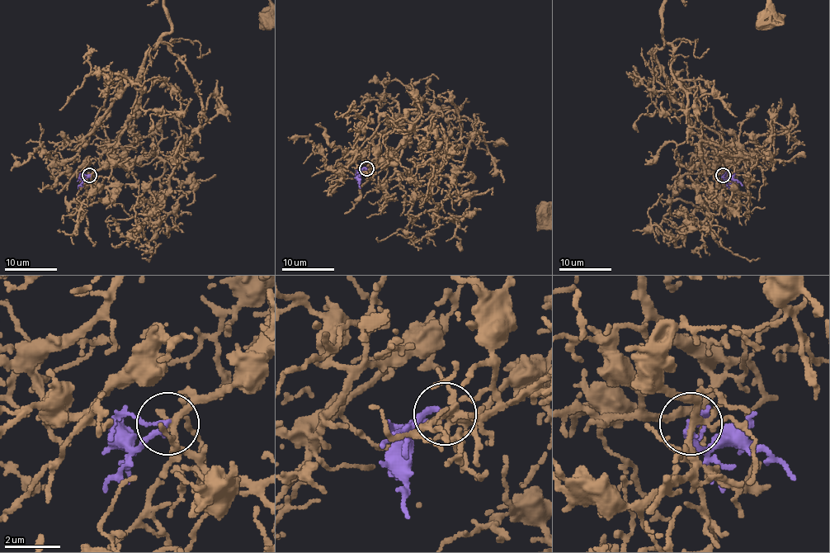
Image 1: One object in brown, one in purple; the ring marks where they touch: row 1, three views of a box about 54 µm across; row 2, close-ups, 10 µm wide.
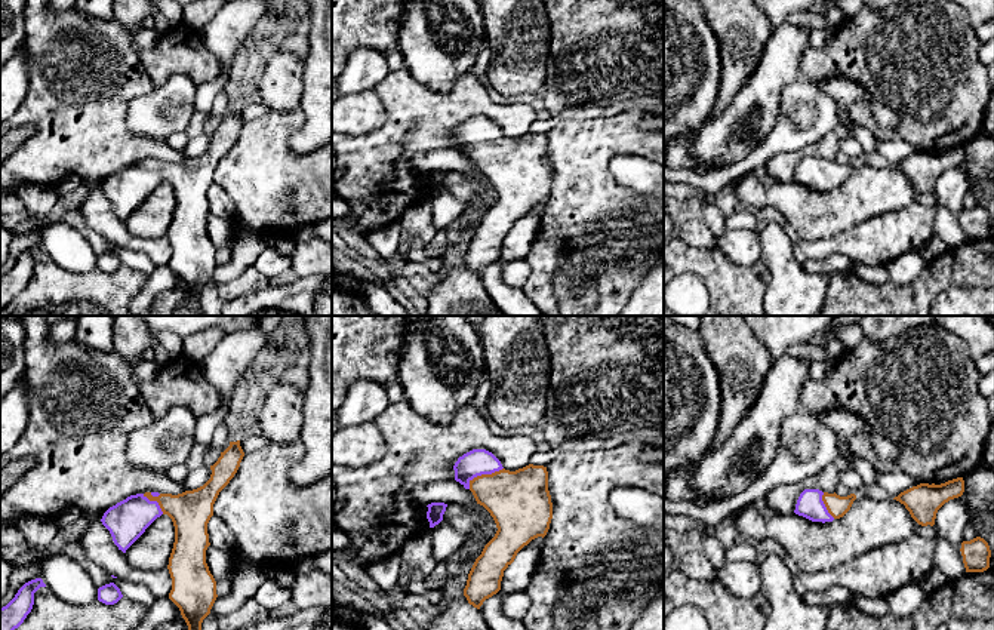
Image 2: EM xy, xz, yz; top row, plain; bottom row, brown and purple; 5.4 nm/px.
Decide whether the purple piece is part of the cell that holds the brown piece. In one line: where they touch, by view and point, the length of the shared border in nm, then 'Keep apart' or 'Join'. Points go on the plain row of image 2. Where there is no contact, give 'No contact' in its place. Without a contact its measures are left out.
Touches brown at xz (483, 143). Shared border 220 nm. Join

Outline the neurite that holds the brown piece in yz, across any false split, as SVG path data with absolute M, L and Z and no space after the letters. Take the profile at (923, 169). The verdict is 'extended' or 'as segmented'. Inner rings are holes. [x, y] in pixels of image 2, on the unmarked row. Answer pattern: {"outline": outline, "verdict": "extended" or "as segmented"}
{"outline": "M957 145L941 153L920 151L901 160L893 168L904 172L918 193L933 194L938 178L950 168L961 165L963 160L964 148Z", "verdict": "as segmented"}

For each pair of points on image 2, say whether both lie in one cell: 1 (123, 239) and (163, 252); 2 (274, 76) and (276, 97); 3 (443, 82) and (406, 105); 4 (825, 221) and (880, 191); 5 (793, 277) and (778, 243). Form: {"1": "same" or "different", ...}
{"1": "same", "2": "same", "3": "different", "4": "same", "5": "same"}

